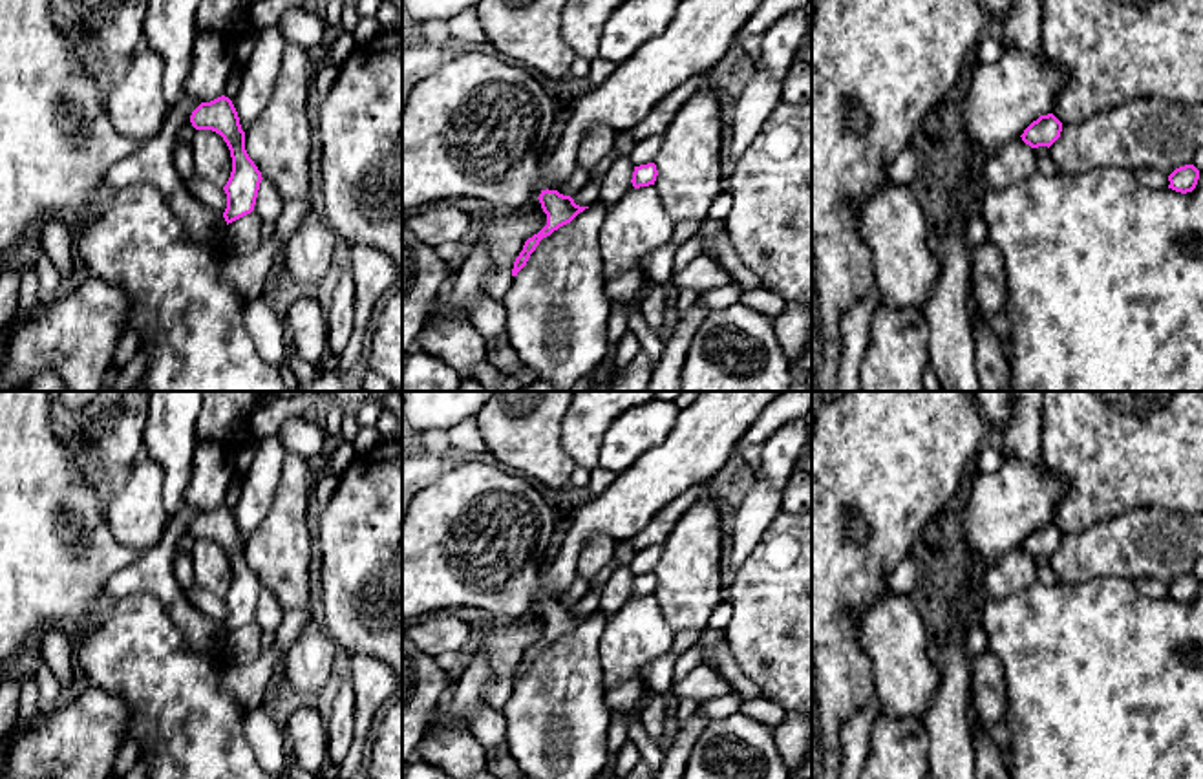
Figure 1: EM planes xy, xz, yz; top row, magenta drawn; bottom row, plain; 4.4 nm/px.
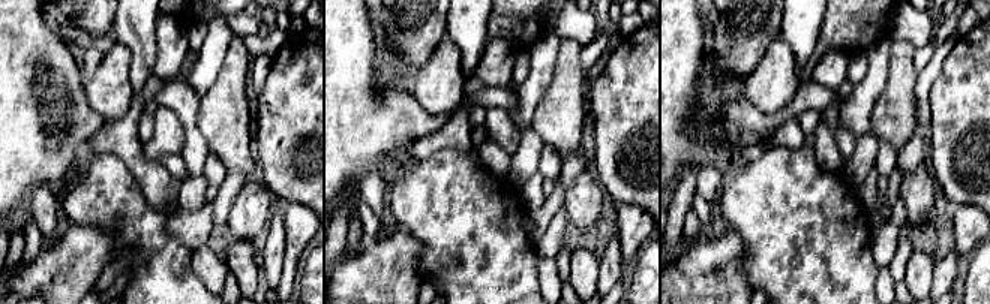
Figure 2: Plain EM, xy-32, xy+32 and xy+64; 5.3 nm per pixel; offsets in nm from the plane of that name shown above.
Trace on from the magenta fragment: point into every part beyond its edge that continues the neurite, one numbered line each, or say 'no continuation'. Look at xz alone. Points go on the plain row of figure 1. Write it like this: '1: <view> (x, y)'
1: xz (476, 536)

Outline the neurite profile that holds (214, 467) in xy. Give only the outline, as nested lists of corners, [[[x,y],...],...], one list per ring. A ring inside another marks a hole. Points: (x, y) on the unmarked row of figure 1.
[[[216,441],[197,444],[194,474],[186,488],[186,505],[210,512],[225,505],[229,485],[236,474],[234,454]]]

